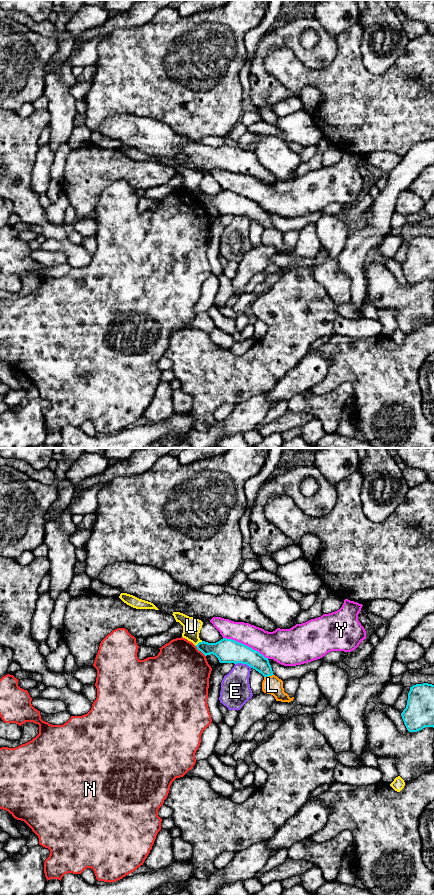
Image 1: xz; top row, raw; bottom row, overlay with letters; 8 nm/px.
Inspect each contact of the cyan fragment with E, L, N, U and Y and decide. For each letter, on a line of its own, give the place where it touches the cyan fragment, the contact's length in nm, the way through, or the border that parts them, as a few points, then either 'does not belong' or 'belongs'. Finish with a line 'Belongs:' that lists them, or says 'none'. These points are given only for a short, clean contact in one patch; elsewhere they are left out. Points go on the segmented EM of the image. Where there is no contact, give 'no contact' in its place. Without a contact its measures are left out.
E: meets cyan in xz at (243, 663); contact 140 nm long; does not belong
L: meets cyan in xz at (268, 675); contact 80 nm long; does not belong
N: meets cyan in xz at (200, 650); contact 120 nm long; does not belong
U: meets cyan in xz at (199, 642); contact 70 nm long; border along xz (202, 641), (195, 645); does not belong
Y: meets cyan in xz at (245, 645); contact 400 nm long; does not belong
Belongs: none

